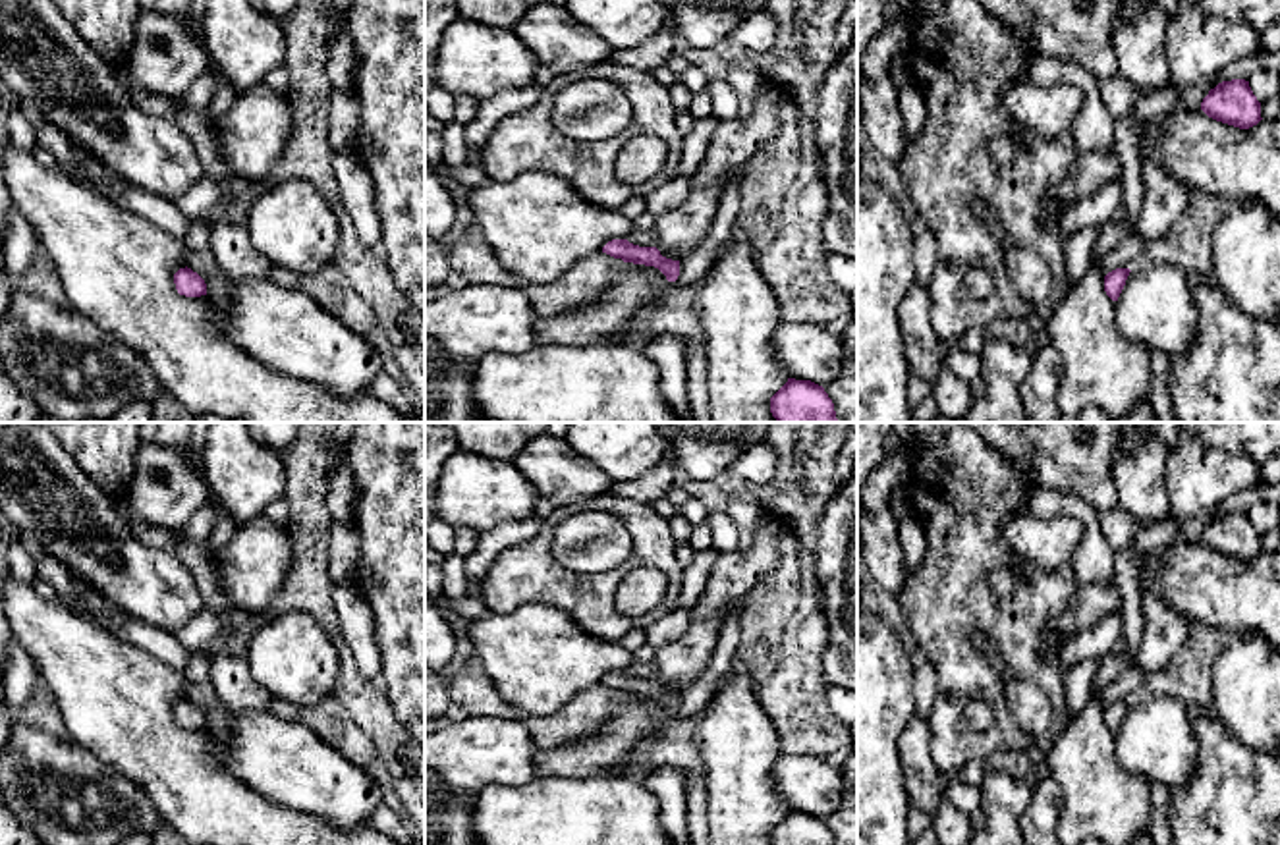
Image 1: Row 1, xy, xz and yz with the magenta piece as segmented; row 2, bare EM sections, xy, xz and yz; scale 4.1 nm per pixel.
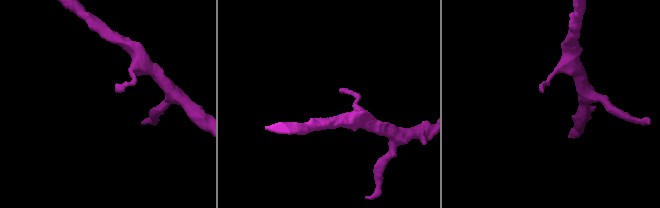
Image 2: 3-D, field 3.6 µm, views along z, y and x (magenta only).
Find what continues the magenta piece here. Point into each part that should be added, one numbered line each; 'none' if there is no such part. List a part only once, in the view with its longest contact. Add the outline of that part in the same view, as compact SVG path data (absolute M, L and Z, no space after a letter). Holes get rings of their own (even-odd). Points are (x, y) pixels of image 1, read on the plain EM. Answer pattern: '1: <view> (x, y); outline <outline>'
none

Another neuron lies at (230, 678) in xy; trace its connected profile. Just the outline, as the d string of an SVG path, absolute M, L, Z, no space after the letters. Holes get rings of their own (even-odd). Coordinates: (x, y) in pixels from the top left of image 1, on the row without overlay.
M212 654L210 685L232 714L266 712L272 696L251 677L247 658Z

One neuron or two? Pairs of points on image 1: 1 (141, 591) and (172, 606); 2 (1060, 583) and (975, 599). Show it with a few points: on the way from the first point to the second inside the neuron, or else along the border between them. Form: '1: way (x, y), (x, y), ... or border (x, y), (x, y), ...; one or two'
1: way (149, 591), (157, 591), (165, 599); one
2: way (1039, 599), (1028, 610), (997, 612); one

